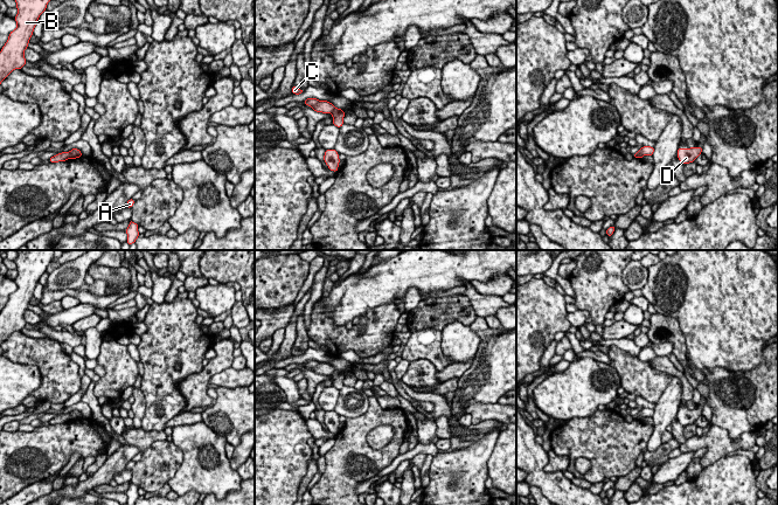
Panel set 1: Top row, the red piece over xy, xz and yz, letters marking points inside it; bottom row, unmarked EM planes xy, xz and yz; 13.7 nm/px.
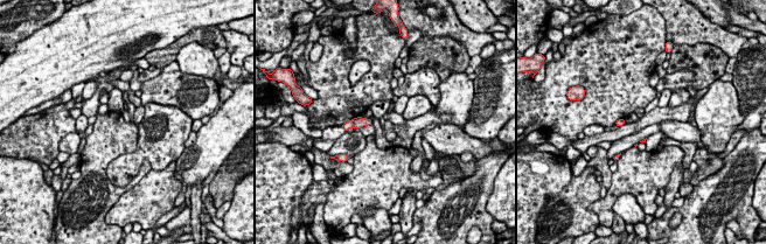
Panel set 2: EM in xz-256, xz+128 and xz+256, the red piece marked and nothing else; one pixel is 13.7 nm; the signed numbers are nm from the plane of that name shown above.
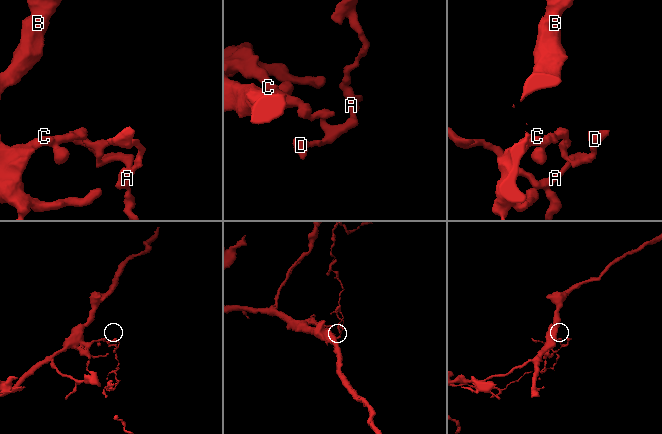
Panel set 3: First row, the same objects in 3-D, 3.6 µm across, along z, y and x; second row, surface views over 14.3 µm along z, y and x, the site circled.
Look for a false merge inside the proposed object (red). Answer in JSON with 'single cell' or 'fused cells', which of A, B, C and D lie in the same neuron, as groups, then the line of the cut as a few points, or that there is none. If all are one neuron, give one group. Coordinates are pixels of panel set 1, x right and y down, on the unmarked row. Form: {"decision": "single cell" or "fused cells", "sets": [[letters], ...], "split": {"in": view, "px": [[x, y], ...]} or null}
{"decision": "fused cells", "sets": [["A", "D"], ["B", "C"]], "split": {"in": "xy", "px": [[69, 414], [71, 420]]}}

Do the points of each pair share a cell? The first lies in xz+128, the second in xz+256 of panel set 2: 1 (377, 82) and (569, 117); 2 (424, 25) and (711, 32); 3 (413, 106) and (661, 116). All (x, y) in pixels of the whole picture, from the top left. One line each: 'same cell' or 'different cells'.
1: same cell
2: same cell
3: different cells

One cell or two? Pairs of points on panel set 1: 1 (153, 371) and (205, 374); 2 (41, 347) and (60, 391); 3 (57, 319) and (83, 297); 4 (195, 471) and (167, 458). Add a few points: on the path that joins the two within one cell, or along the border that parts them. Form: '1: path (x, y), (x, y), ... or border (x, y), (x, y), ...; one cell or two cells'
1: border (203, 367), (179, 384), (183, 399); two cells
2: path (50, 358), (60, 373), (60, 380); one cell
3: border (81, 302), (88, 302), (101, 308); two cells
4: border (173, 442), (181, 450), (182, 462), (166, 482); two cells

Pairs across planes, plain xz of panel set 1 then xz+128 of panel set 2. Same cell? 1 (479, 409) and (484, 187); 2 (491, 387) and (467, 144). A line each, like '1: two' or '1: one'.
1: two
2: two

